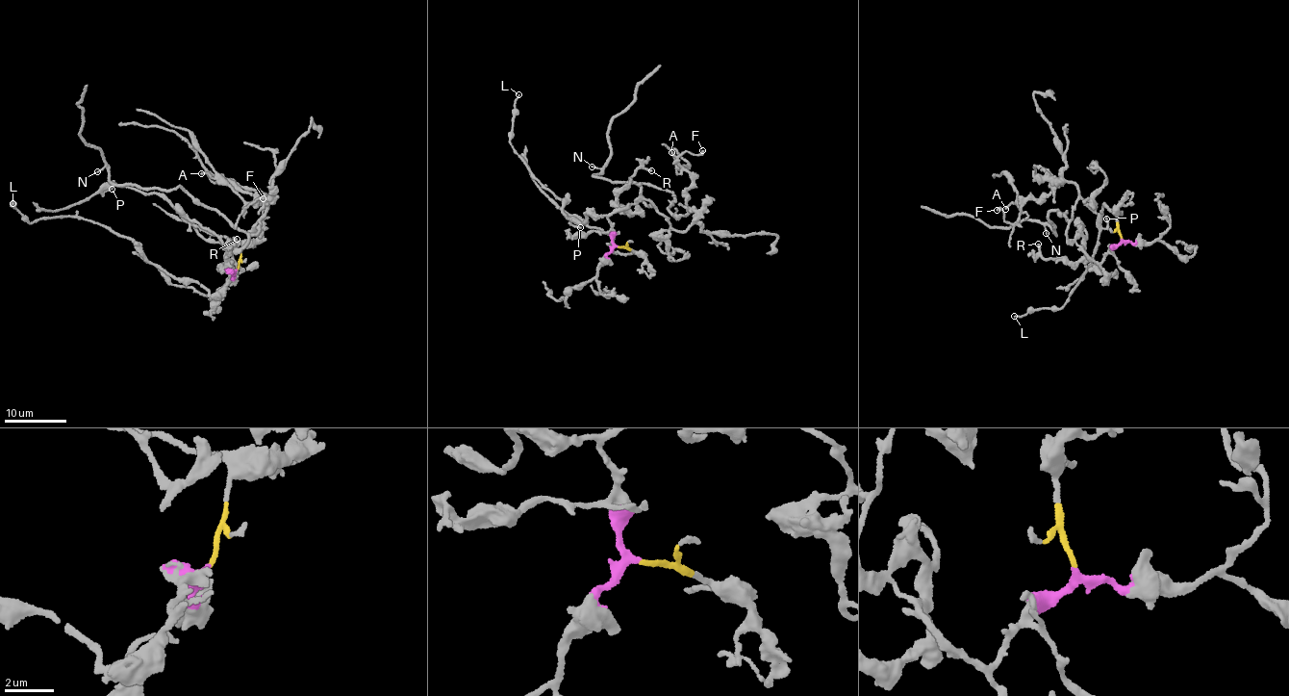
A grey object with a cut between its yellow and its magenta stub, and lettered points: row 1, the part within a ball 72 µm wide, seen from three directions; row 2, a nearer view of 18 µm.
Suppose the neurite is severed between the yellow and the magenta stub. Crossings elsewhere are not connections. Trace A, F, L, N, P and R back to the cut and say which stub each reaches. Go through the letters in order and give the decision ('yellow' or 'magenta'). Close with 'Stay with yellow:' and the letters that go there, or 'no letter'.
A: magenta
F: magenta
L: magenta
N: magenta
P: yellow
R: magenta
Stay with yellow: P

